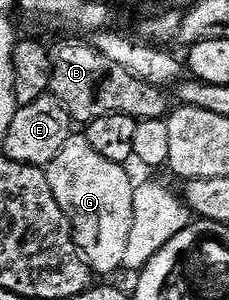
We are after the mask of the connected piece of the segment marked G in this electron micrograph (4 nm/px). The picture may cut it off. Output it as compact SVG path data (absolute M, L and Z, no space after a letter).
M72 136L65 140L65 148L57 152L57 156L45 168L49 188L53 188L53 196L57 204L61 204L61 212L71 225L71 237L75 240L75 246L83 255L83 261L91 268L92 275L115 274L124 269L125 247L129 245L129 231L133 228L133 196L135 195L136 183L131 182L127 175L126 165L105 160L97 151L89 145L85 136Z

